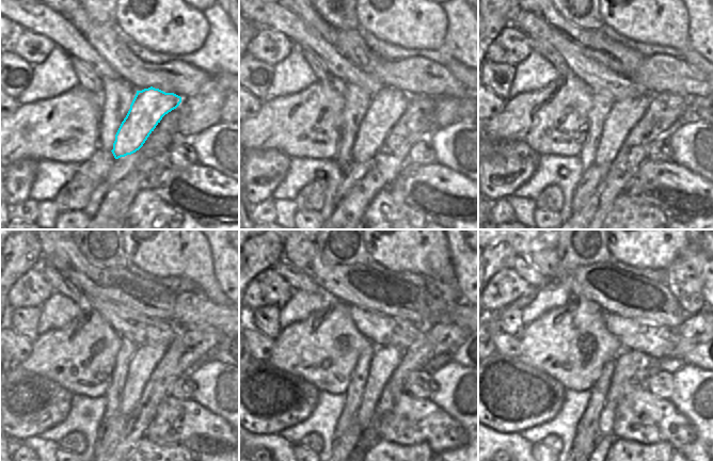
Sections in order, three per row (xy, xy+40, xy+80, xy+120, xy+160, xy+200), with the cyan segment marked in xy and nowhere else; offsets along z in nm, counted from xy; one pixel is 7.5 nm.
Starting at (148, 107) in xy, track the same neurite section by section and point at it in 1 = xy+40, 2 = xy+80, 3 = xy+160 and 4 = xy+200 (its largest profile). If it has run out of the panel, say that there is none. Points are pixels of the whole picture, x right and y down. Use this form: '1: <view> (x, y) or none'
1: xy+40 (389, 106)
2: xy+80 (624, 114)
3: xy+160 (384, 361)
4: xy+200 (622, 381)

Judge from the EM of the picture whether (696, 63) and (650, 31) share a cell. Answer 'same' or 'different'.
same

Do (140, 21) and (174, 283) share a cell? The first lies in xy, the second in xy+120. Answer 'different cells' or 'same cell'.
different cells

